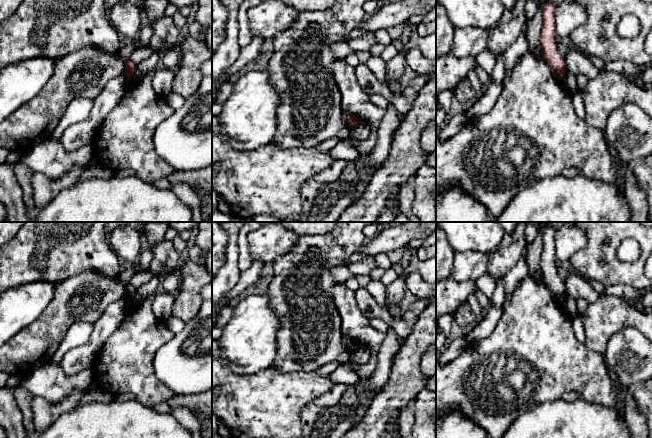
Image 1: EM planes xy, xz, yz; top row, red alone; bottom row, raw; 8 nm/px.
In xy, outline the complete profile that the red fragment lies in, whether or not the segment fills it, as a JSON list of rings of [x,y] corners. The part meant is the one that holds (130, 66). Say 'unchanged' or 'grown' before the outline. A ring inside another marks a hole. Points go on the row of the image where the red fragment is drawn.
grown | [[[129,57],[124,60],[124,74],[111,79],[104,90],[93,100],[93,106],[87,119],[65,129],[60,142],[67,152],[74,152],[95,138],[98,129],[108,114],[118,105],[126,94],[137,65]]]

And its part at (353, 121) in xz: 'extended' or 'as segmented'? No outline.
extended

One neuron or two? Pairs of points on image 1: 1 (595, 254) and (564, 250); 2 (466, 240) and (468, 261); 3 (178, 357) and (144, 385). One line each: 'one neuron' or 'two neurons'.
1: two neurons
2: two neurons
3: two neurons

